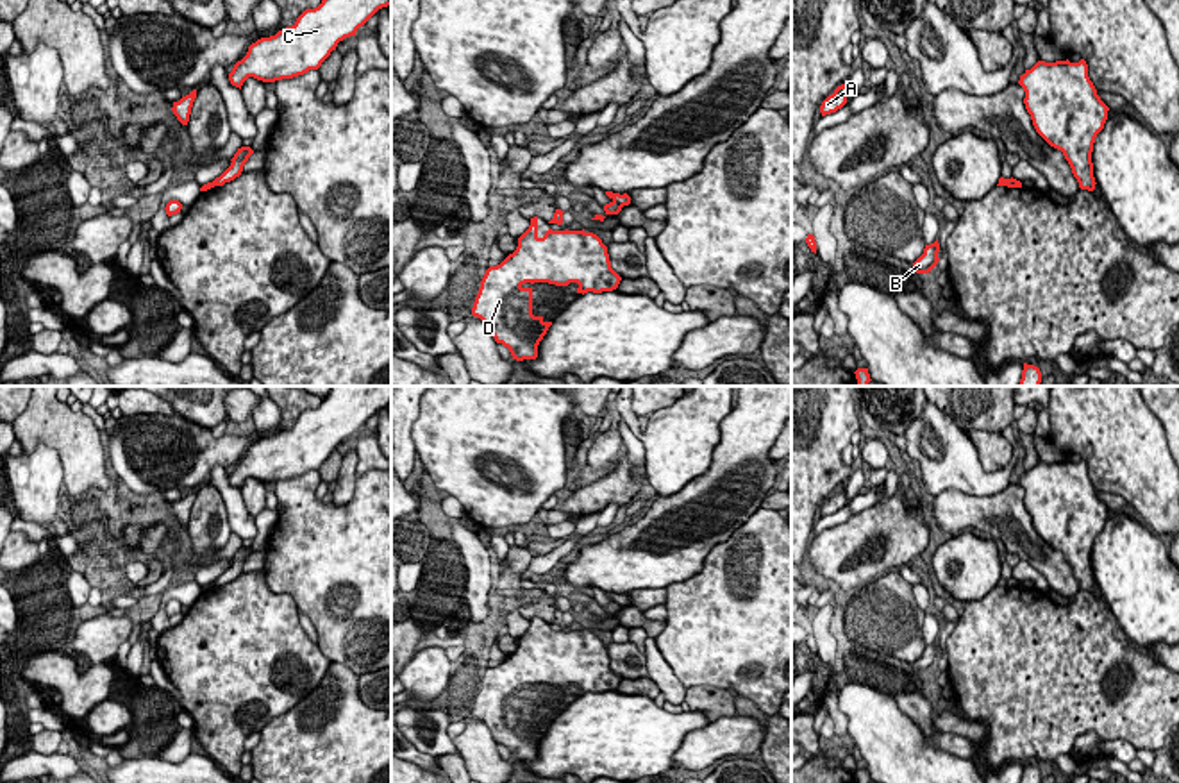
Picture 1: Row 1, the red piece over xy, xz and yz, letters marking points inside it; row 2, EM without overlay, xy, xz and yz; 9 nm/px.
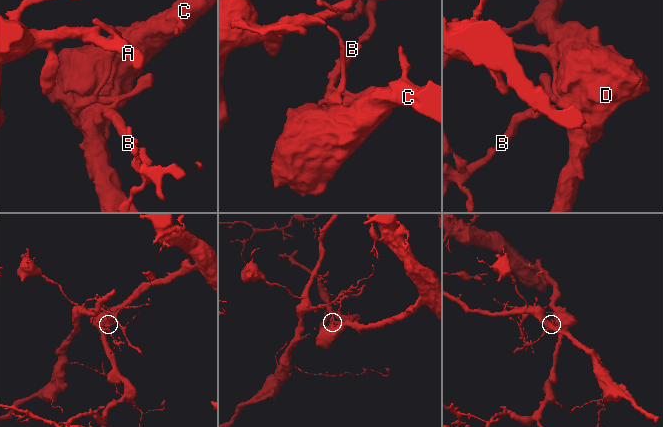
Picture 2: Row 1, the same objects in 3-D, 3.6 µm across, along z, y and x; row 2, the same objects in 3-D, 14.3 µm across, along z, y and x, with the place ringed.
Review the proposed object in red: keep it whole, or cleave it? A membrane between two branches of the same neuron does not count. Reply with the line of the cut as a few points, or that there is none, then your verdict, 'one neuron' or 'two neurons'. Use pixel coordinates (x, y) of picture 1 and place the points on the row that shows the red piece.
xz (613, 199), (622, 206) | two neurons

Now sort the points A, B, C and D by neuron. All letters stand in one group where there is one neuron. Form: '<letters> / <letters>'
A / B C D

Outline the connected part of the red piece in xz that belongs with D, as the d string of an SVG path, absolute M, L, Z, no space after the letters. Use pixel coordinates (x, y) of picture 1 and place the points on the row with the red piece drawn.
M534 216L518 238L516 250L486 270L472 315L489 327L495 341L507 347L513 359L536 359L538 345L552 322L532 315L532 288L525 288L525 282L577 282L577 293L584 295L613 291L620 281L611 268L607 247L597 234L548 229L539 238Z

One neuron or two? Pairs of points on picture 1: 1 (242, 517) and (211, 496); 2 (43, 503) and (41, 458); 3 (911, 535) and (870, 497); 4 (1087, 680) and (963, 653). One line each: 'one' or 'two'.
1: two
2: one
3: two
4: one

